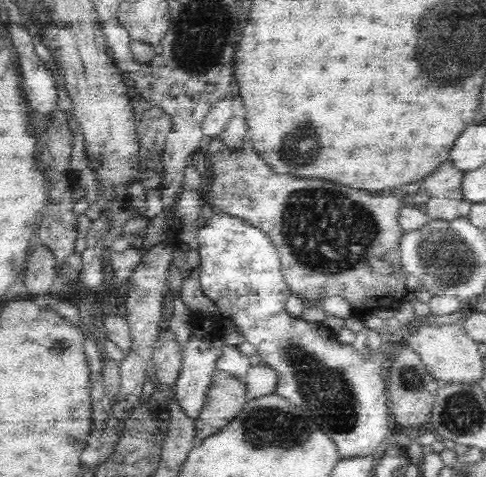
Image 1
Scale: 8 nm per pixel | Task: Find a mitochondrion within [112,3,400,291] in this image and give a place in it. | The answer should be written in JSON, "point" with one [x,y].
{"point":[320,236]}

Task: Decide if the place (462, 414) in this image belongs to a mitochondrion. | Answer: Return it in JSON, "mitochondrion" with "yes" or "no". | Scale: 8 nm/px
{"mitochondrion":"yes"}

